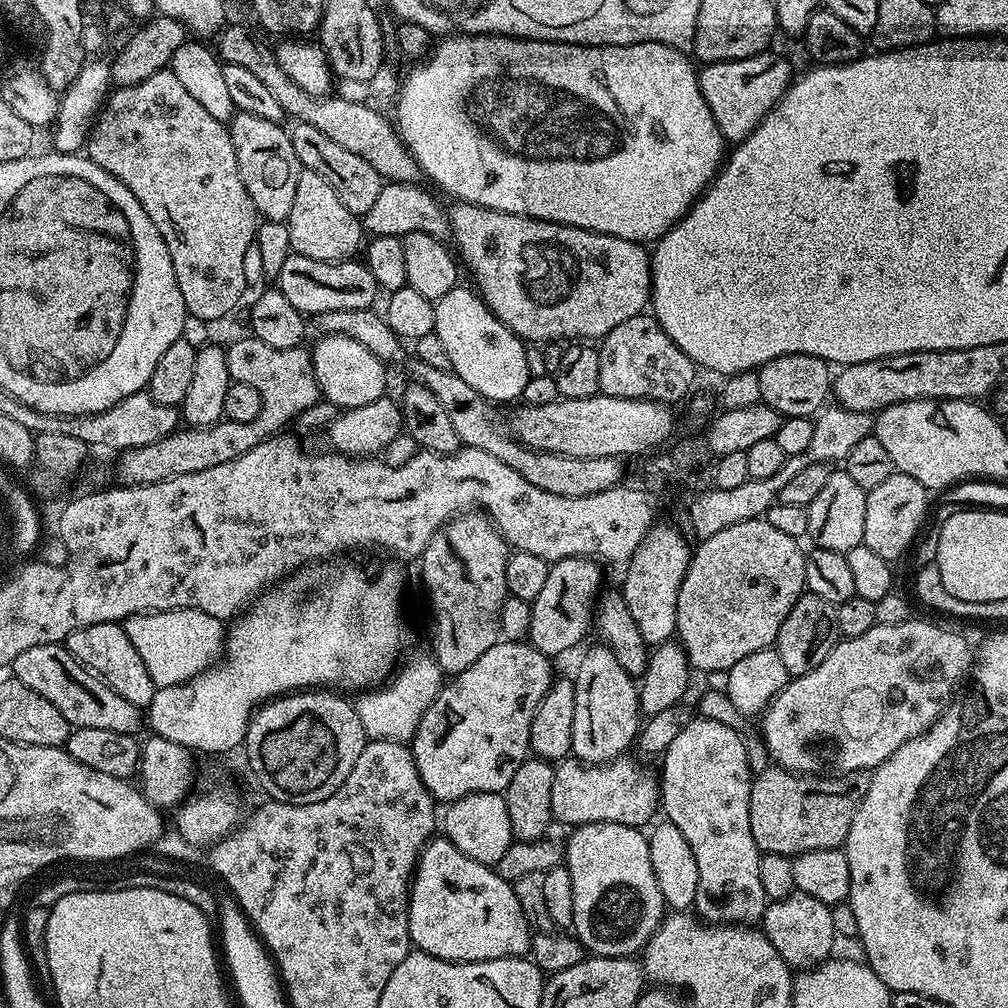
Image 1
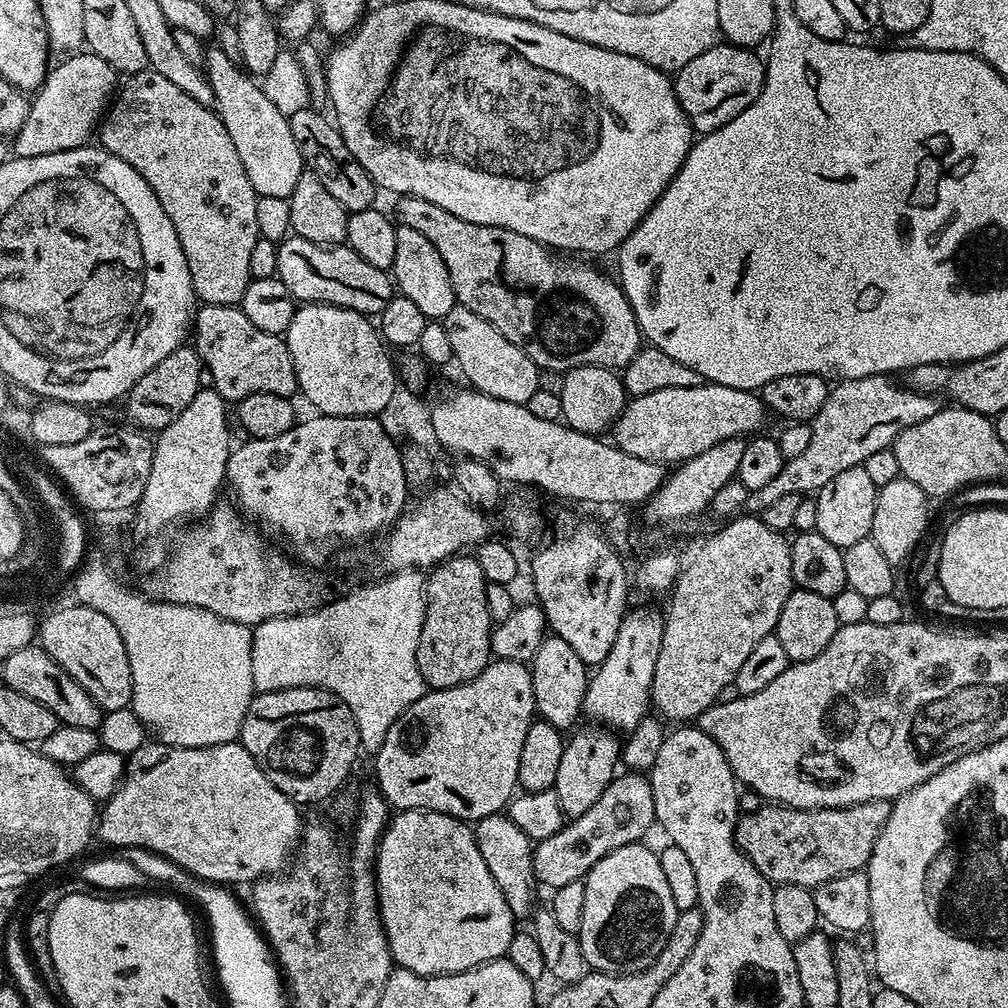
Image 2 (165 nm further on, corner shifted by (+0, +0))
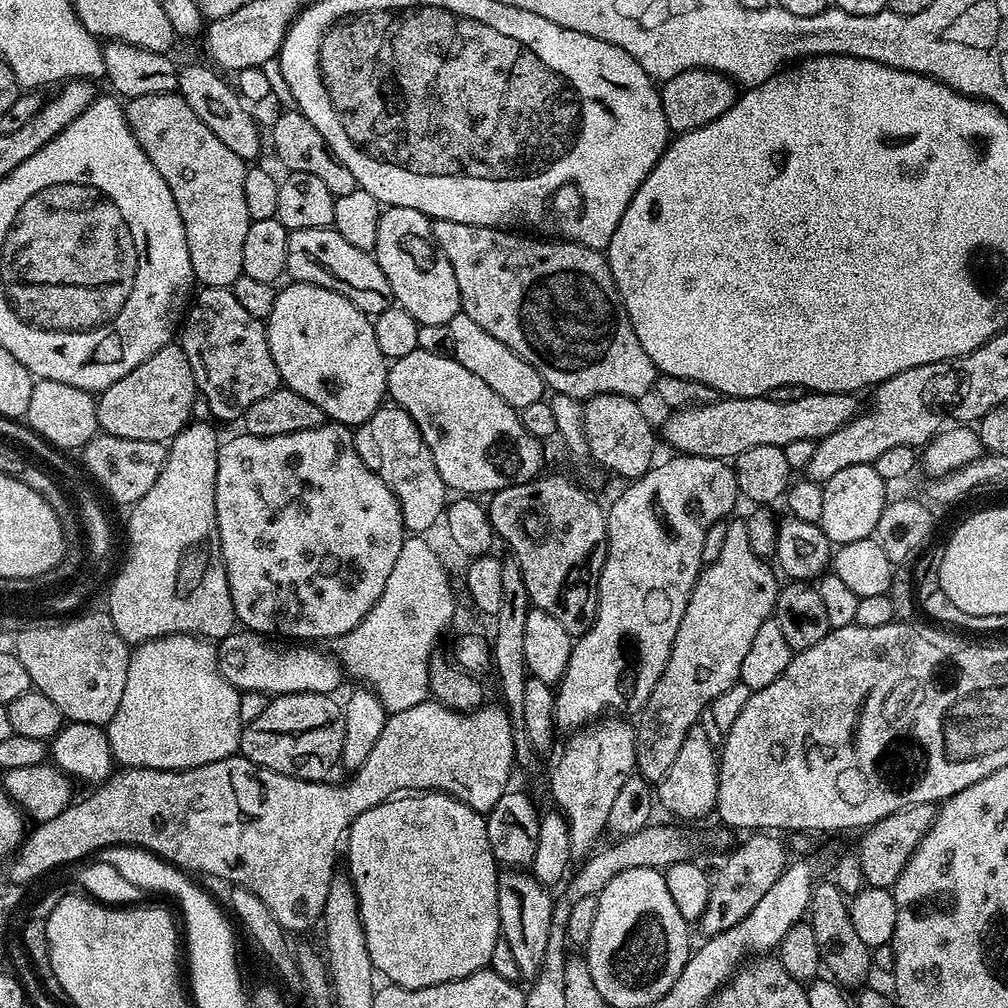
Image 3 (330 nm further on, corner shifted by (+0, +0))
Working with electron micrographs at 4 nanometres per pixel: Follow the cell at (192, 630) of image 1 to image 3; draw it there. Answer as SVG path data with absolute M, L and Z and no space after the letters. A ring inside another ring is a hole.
M159 636L148 640L144 644L137 644L131 649L128 658L128 673L126 674L126 687L122 690L122 702L118 702L118 710L114 710L114 718L106 725L112 759L117 765L124 768L149 768L150 770L174 770L181 772L187 768L206 766L210 762L222 762L222 758L237 755L240 750L240 715L238 706L242 693L226 678L222 678L220 667L216 661L216 648L209 641L198 636Z

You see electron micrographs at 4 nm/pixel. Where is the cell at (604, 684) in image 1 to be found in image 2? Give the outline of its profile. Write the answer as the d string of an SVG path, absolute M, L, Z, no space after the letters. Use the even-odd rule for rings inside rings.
M603 726L588 727L592 728L582 729L583 727L581 727L571 733L570 739L565 743L562 750L562 762L558 765L558 778L556 779L555 789L564 815L568 818L586 814L586 810L590 810L590 806L594 806L594 802L598 802L598 798L602 798L602 790L606 790L606 786L617 775L616 764L618 768L622 760L622 744L615 731Z

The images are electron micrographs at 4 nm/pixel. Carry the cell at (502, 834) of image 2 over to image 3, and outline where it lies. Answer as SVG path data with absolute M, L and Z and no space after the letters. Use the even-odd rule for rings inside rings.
M504 870L498 875L500 935L514 953L521 977L528 982L535 979L545 961L554 899L553 893L548 892L551 891L545 885L539 884L527 871Z

